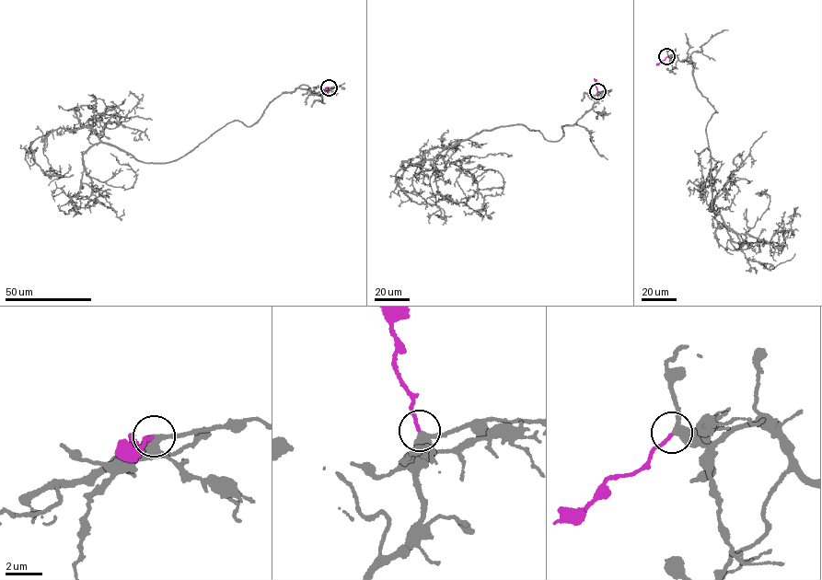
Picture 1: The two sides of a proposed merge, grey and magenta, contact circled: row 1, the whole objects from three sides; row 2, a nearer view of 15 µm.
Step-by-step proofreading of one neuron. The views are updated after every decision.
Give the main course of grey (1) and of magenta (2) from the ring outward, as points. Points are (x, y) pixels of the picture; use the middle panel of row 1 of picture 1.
1: (597, 91), (558, 140), (524, 125), (500, 126), (408, 165), (398, 185), (411, 201), (442, 208), (442, 225)
2: (597, 91), (594, 78)

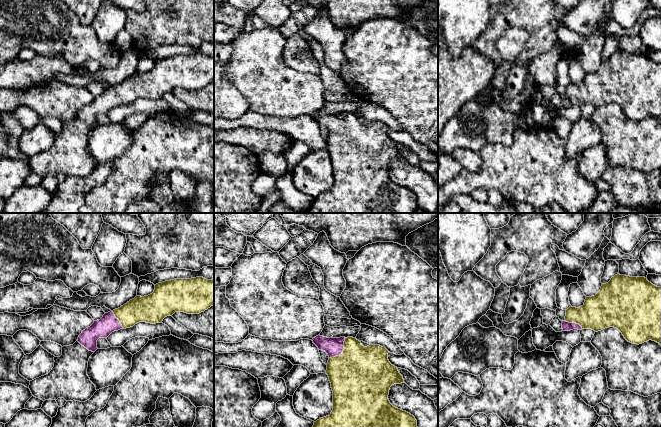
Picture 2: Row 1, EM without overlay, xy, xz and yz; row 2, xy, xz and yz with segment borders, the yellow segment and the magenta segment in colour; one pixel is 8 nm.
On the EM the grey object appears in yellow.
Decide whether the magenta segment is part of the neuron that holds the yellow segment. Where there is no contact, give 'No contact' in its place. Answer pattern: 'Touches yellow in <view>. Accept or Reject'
Touches yellow in xz. Accept

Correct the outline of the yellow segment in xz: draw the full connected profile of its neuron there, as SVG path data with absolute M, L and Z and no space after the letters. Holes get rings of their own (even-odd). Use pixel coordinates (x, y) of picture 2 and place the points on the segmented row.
M318 335L312 341L329 356L326 374L333 391L331 414L314 422L313 427L417 427L413 415L396 408L388 399L390 387L405 382L397 367L389 362L385 347L372 344L364 347L353 337Z

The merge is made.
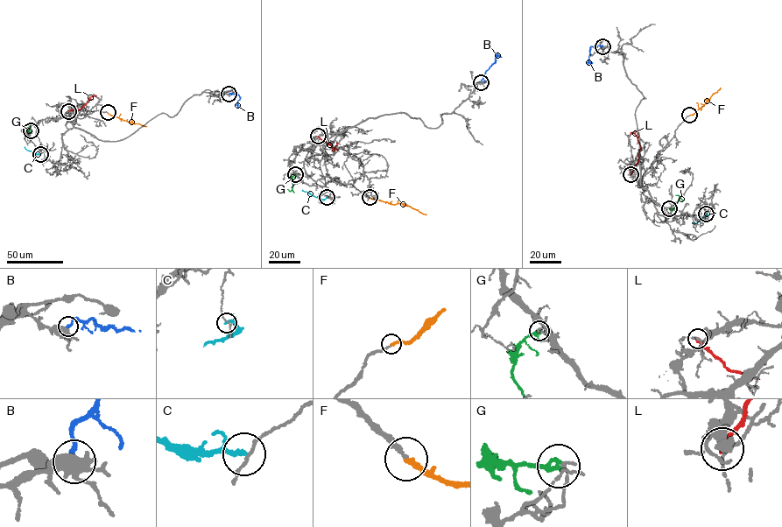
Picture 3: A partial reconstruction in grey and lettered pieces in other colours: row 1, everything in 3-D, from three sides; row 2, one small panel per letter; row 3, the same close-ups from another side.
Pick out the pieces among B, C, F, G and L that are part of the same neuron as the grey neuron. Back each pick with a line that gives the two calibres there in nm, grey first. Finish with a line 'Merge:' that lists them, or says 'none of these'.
F: Thickness 190 nm (grey) against 240 nm
Merge: F

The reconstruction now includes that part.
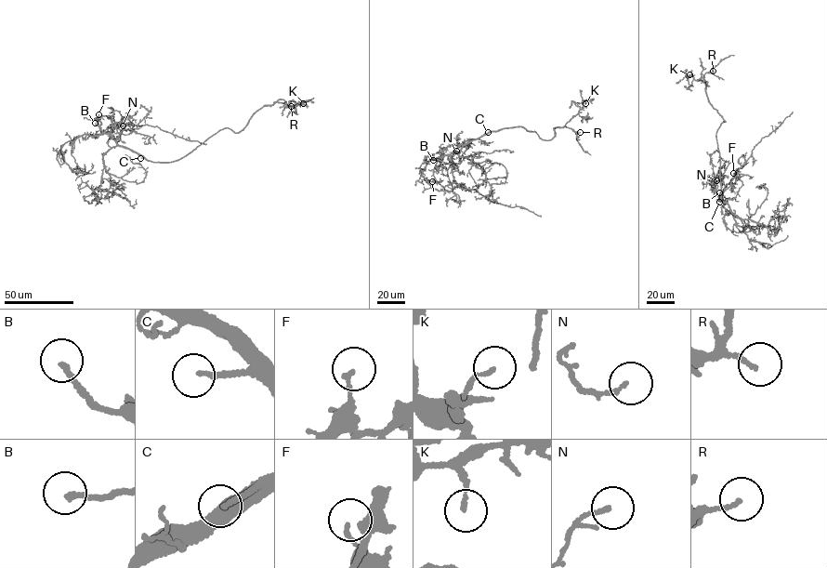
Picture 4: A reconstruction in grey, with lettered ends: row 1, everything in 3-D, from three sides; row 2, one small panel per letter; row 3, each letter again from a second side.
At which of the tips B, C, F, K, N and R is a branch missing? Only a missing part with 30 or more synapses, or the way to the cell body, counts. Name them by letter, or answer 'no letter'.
B, C, R

